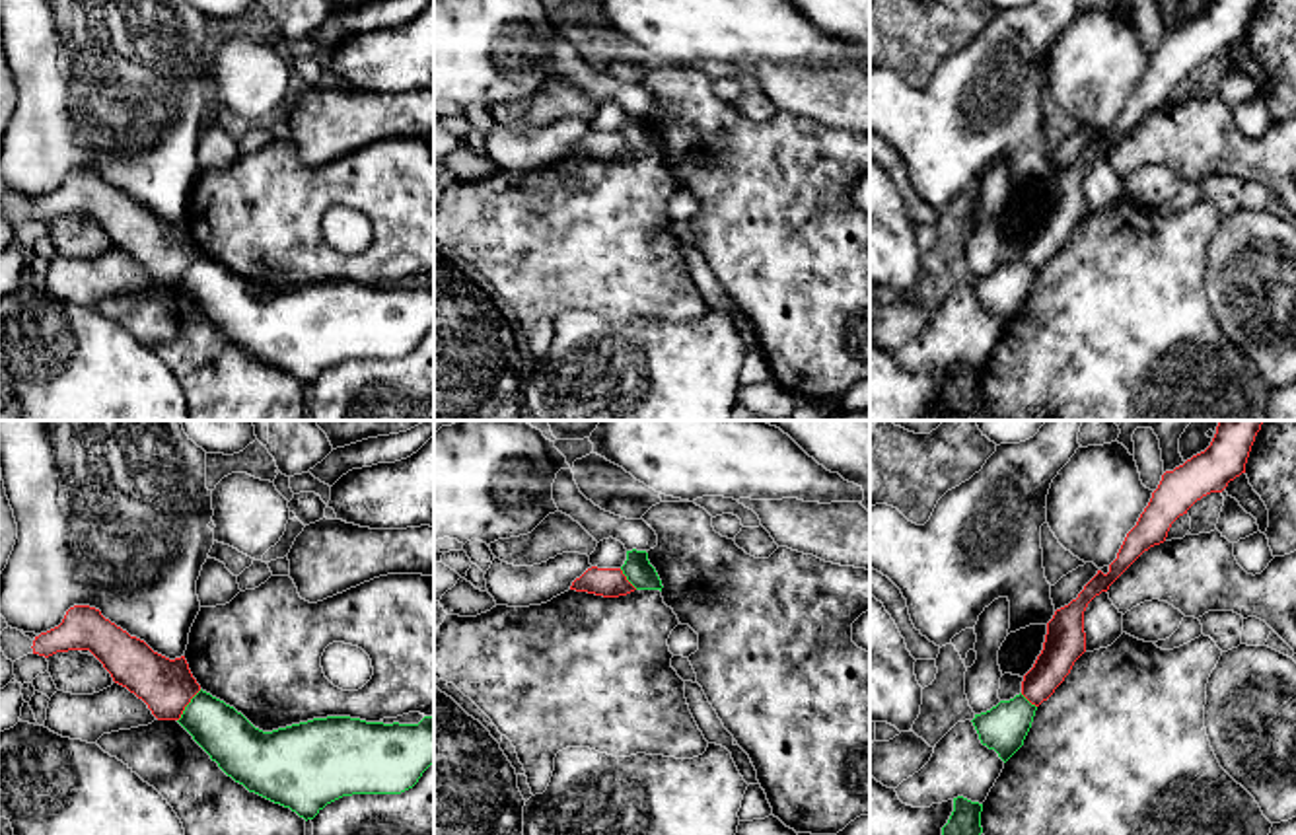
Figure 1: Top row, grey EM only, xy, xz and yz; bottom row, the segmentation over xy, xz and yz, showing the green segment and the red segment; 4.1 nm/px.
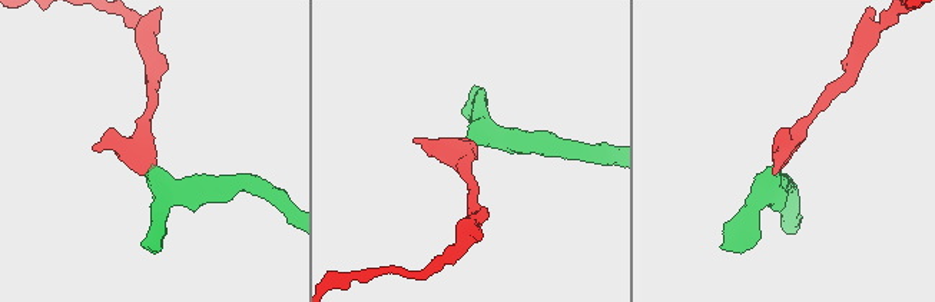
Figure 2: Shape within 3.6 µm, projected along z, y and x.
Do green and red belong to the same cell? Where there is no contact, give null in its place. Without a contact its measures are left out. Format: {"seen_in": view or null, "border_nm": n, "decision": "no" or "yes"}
{"seen_in": "xy", "border_nm": 170, "decision": "no"}

